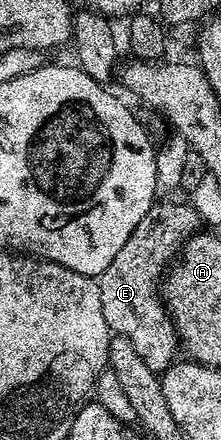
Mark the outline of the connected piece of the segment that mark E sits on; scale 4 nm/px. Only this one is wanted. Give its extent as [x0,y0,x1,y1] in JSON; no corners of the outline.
[96,200,199,374]

